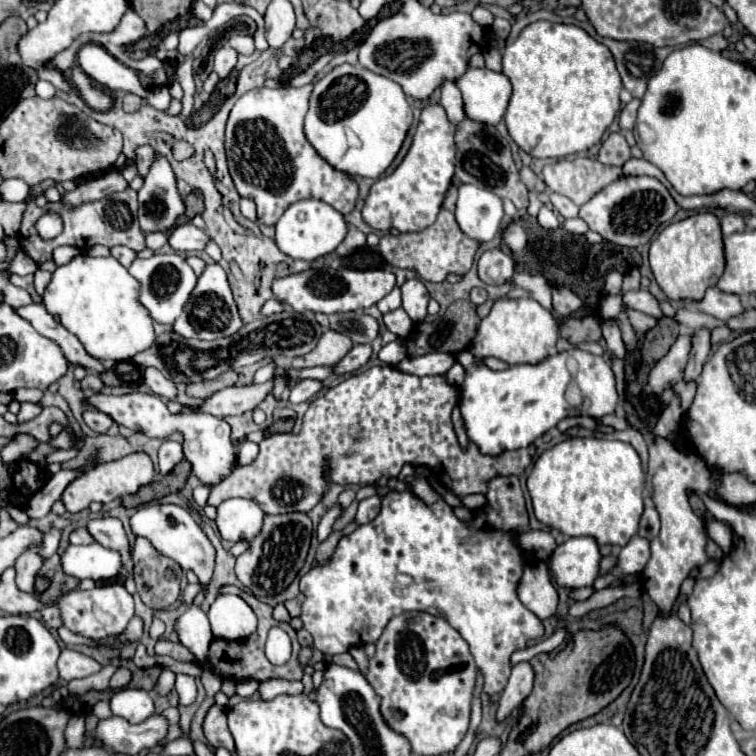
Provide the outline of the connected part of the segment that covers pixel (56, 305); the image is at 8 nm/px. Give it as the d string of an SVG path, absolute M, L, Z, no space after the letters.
M77 255L67 265L55 269L51 283L45 289L43 303L45 303L47 311L51 315L55 315L67 331L77 335L79 341L83 341L83 345L87 345L87 351L93 357L99 357L103 361L107 361L107 359L125 361L125 359L131 359L137 353L145 351L147 347L151 347L155 341L151 313L141 305L139 295L141 295L141 283L117 259Z

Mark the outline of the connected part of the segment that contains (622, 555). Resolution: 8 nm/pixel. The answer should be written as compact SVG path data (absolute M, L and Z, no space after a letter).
M635 535L635 537L619 551L617 567L615 567L609 575L599 577L599 579L593 583L593 591L601 591L603 587L609 587L609 585L615 583L621 575L641 573L647 561L649 561L649 541L647 541L645 537Z

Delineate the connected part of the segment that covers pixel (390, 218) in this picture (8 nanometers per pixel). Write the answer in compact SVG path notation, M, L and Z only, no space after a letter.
M427 105L421 113L413 145L401 165L387 177L373 183L363 205L363 219L379 231L423 231L435 223L445 191L451 185L455 161L455 143L451 123L441 105Z

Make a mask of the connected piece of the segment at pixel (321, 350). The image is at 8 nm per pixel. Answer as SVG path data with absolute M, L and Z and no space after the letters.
M327 331L321 339L319 345L307 353L307 357L295 357L293 367L303 369L303 367L317 367L317 365L333 365L335 361L341 361L349 349L353 347L353 341L337 331Z

